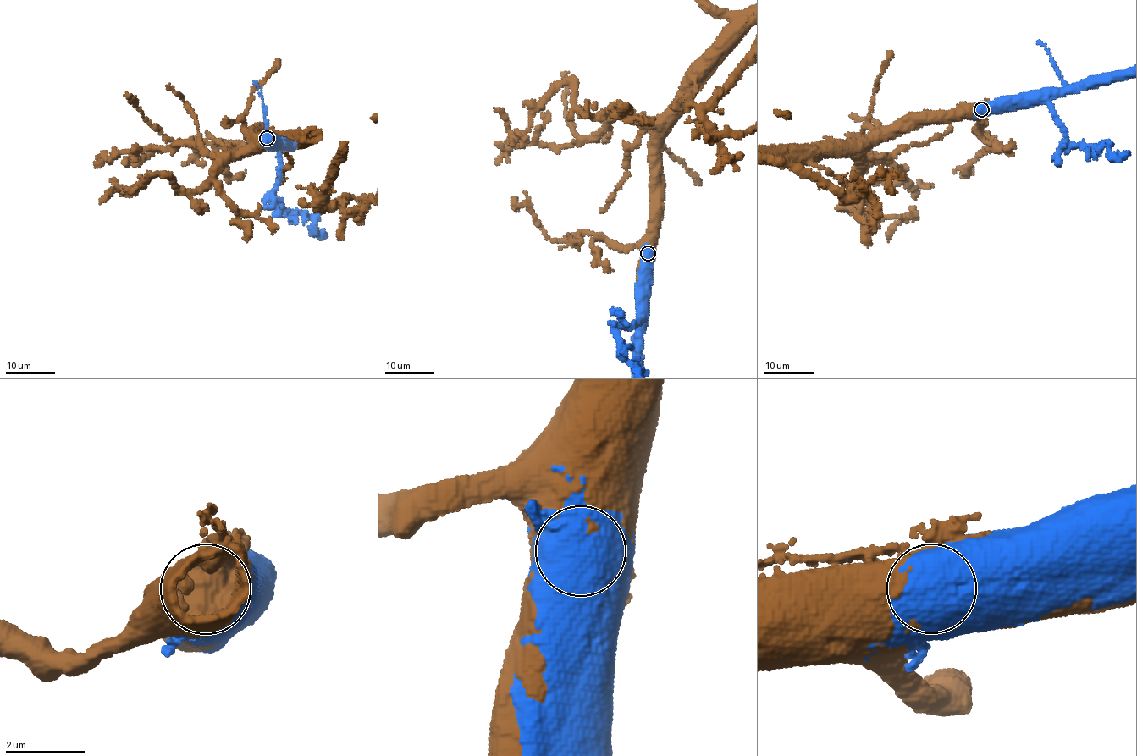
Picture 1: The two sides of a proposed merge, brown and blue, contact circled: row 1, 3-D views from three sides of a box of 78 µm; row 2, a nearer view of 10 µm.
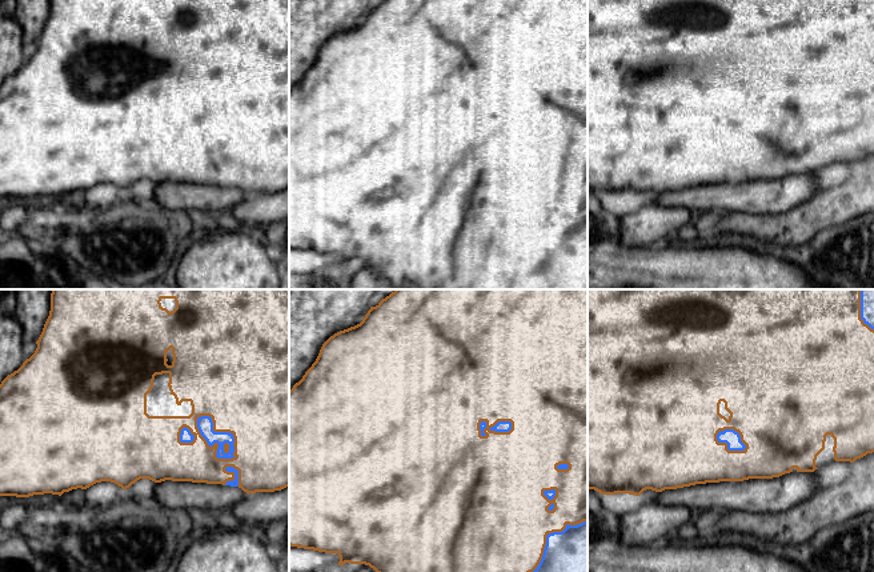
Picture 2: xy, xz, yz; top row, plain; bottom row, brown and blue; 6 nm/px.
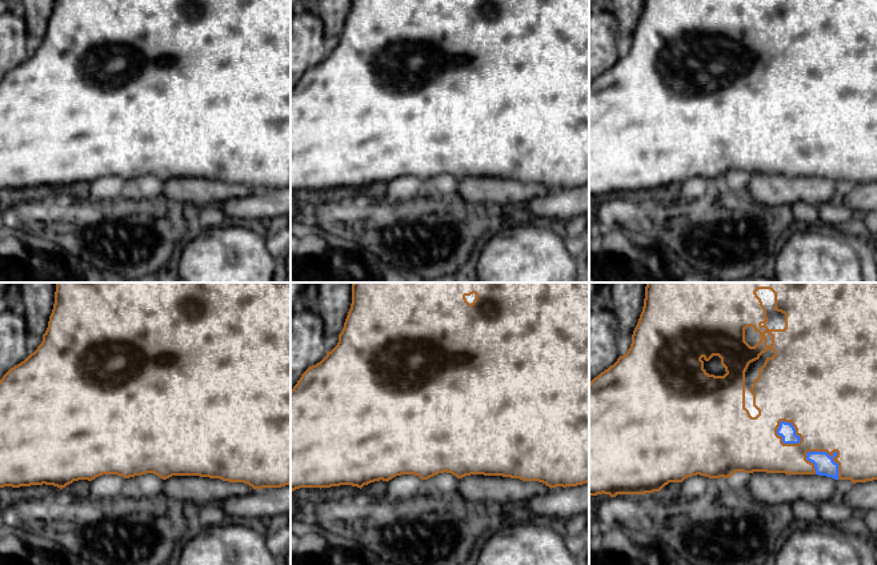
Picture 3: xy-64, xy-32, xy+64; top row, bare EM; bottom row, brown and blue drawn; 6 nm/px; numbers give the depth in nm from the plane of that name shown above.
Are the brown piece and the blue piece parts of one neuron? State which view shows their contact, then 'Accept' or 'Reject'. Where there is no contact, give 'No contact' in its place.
Touches brown in xy. Accept

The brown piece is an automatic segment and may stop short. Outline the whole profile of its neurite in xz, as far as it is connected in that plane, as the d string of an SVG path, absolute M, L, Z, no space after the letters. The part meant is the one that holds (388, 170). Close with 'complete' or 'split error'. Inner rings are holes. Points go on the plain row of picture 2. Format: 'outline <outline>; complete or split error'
outline M382 0L382 1L381 1L381 3L380 3L380 4L378 4L378 5L377 5L377 7L376 7L376 8L370 8L370 11L369 11L369 12L368 12L368 15L366 15L366 16L365 16L365 19L364 19L364 20L362 20L362 23L361 23L361 24L360 24L360 25L357 25L357 27L354 27L354 28L350 28L350 29L348 29L348 31L344 31L344 32L340 32L340 33L337 33L337 35L334 35L334 36L333 36L333 37L330 37L330 39L329 39L329 40L328 40L328 41L326 41L326 43L325 43L325 44L324 44L324 45L322 45L322 48L321 48L321 51L320 51L320 55L318 55L318 57L317 57L317 60L316 60L316 63L314 63L314 64L313 64L313 65L312 65L312 68L310 68L310 69L309 69L309 71L308 71L308 72L306 72L306 73L305 73L305 76L304 76L304 77L302 77L302 80L301 80L301 81L300 81L300 83L298 83L298 84L296 84L296 85L294 85L294 87L293 87L293 89L292 89L292 91L290 91L290 92L289 92L289 247L290 247L290 248L297 248L297 249L304 249L304 251L313 251L313 252L318 252L318 253L325 253L325 255L337 255L337 256L338 256L338 257L340 257L340 263L338 263L338 267L344 267L344 265L345 265L345 264L350 264L350 265L365 265L365 267L369 267L369 268L370 268L370 269L373 269L373 271L374 271L374 272L376 272L376 273L377 273L377 275L380 275L380 276L381 276L381 277L384 277L384 279L386 279L386 280L389 280L389 281L390 281L390 283L393 283L393 284L394 284L394 285L396 285L396 287L397 287L397 288L398 288L398 289L588 289L588 0Z; split error

